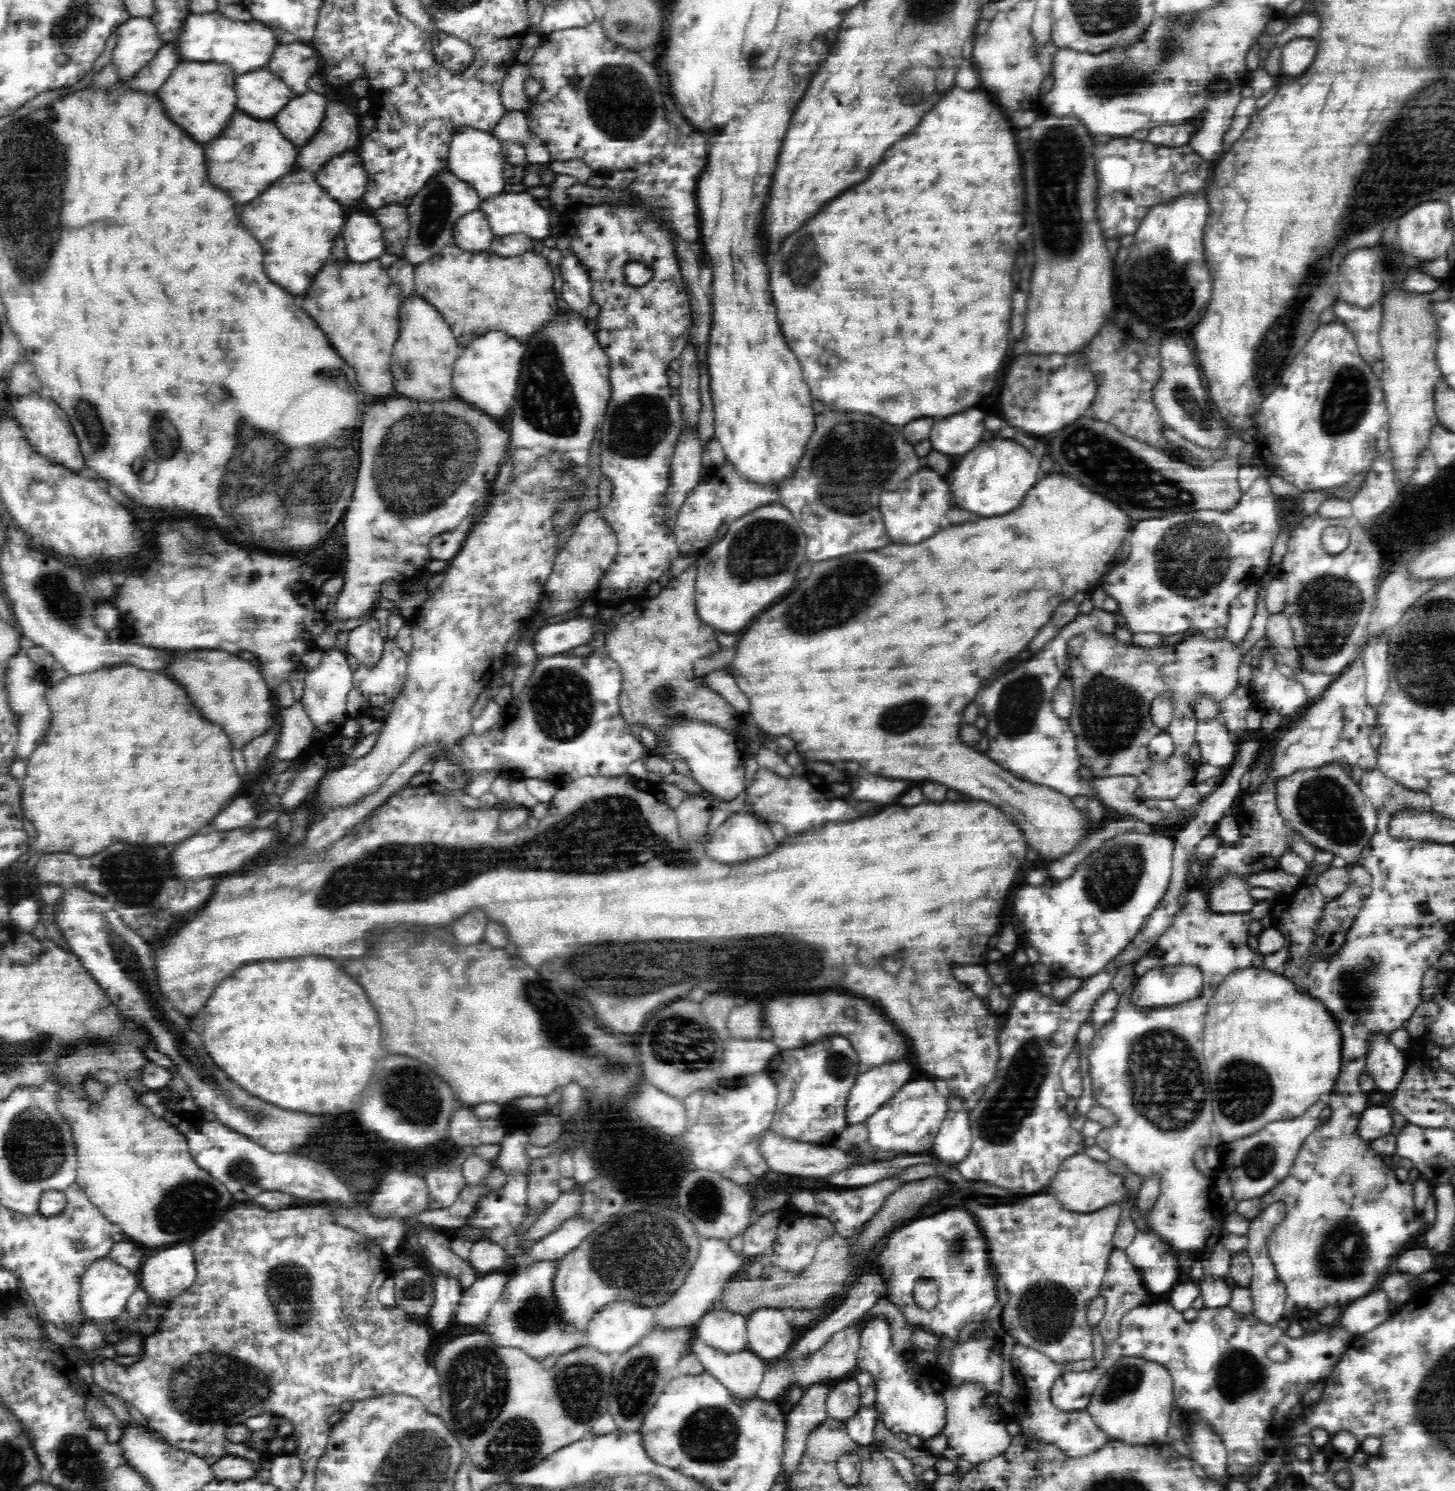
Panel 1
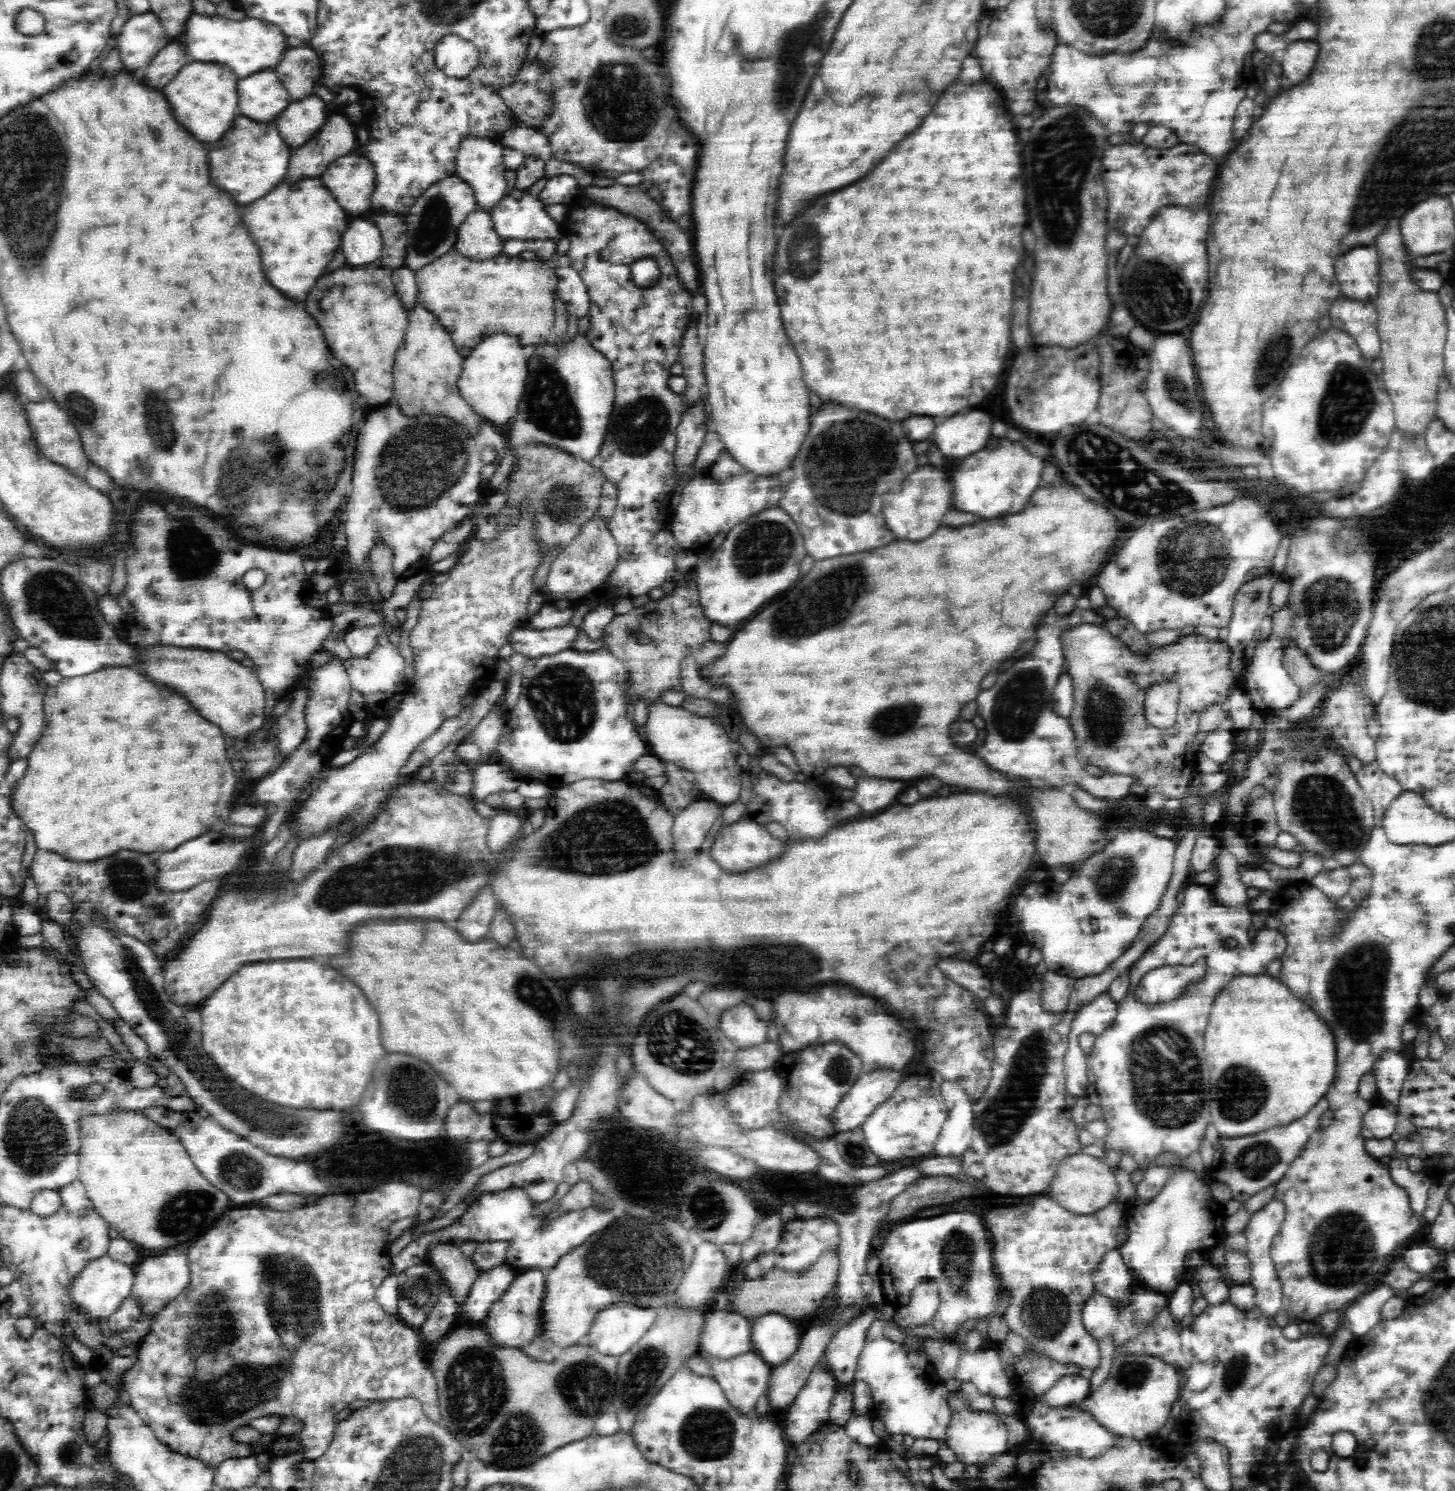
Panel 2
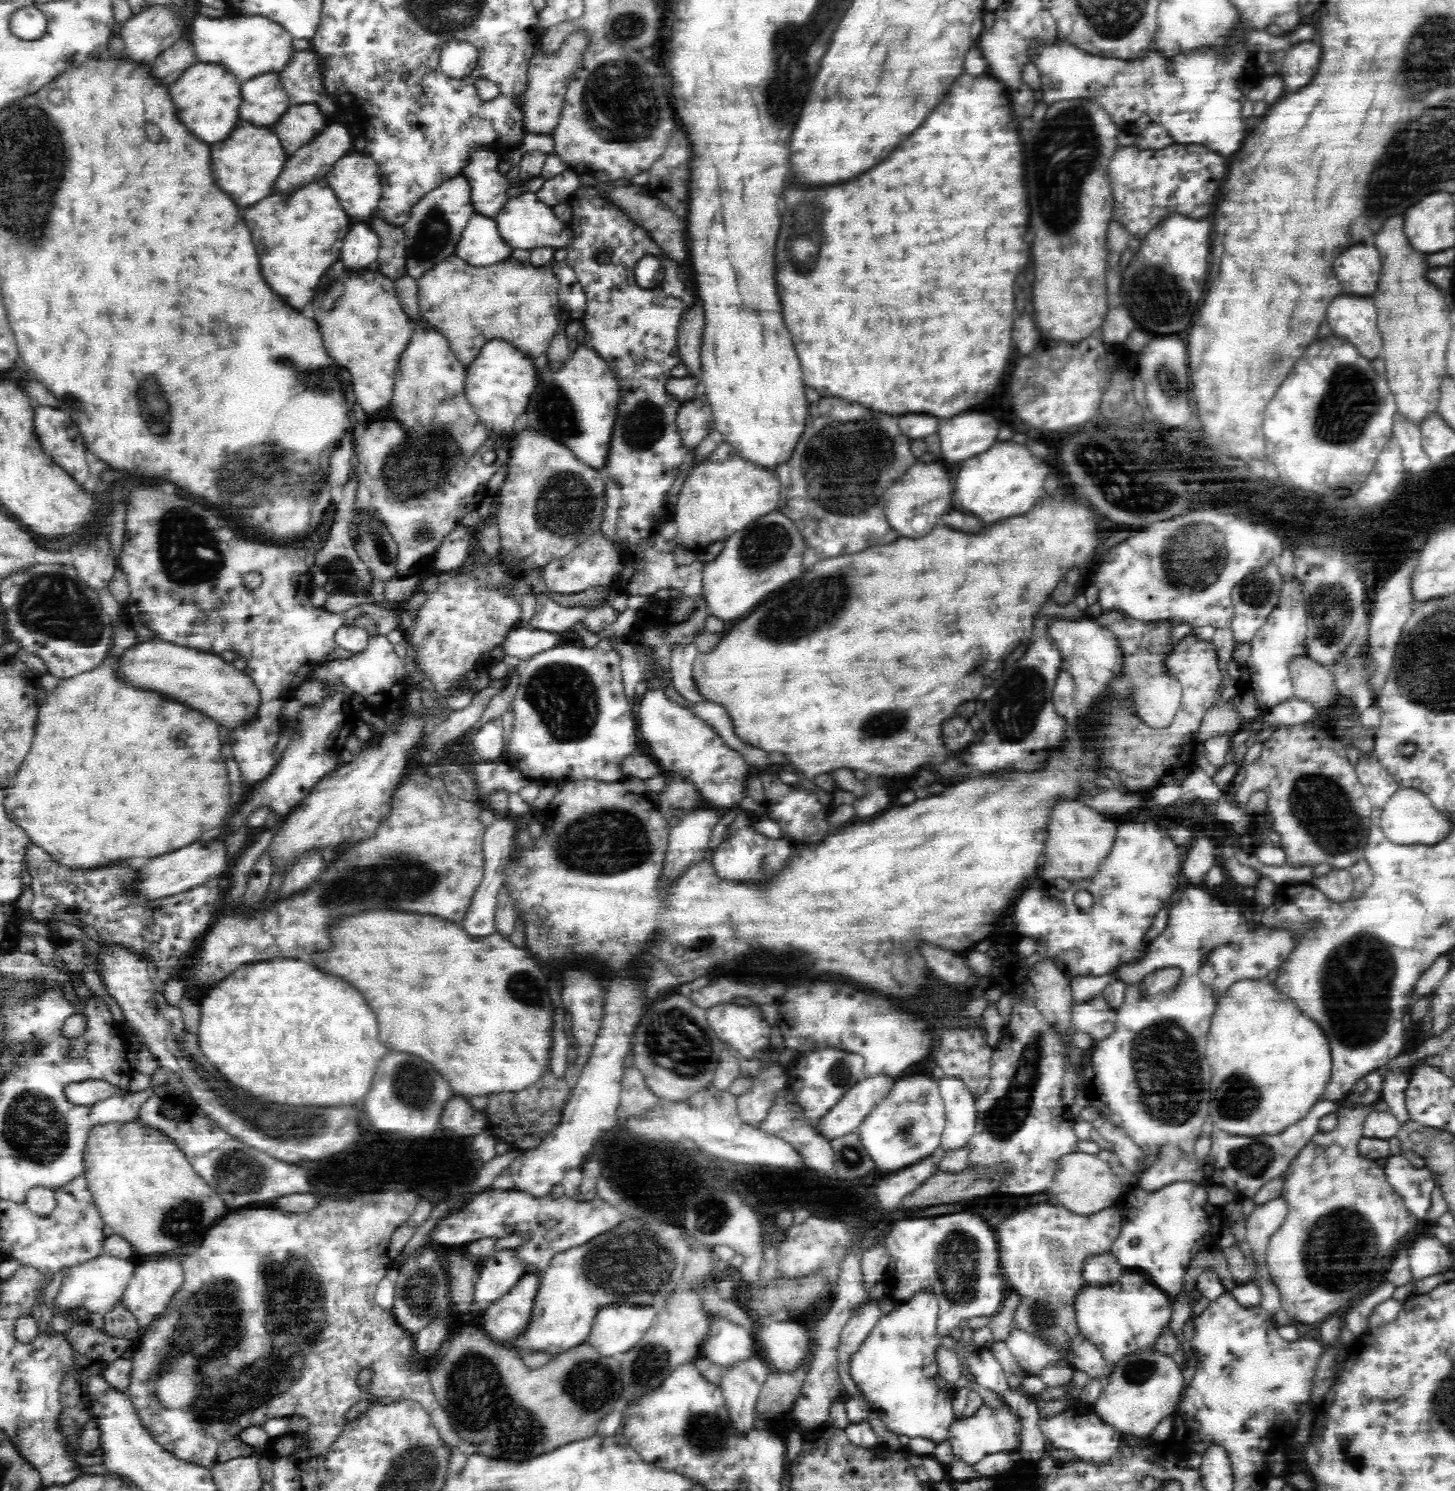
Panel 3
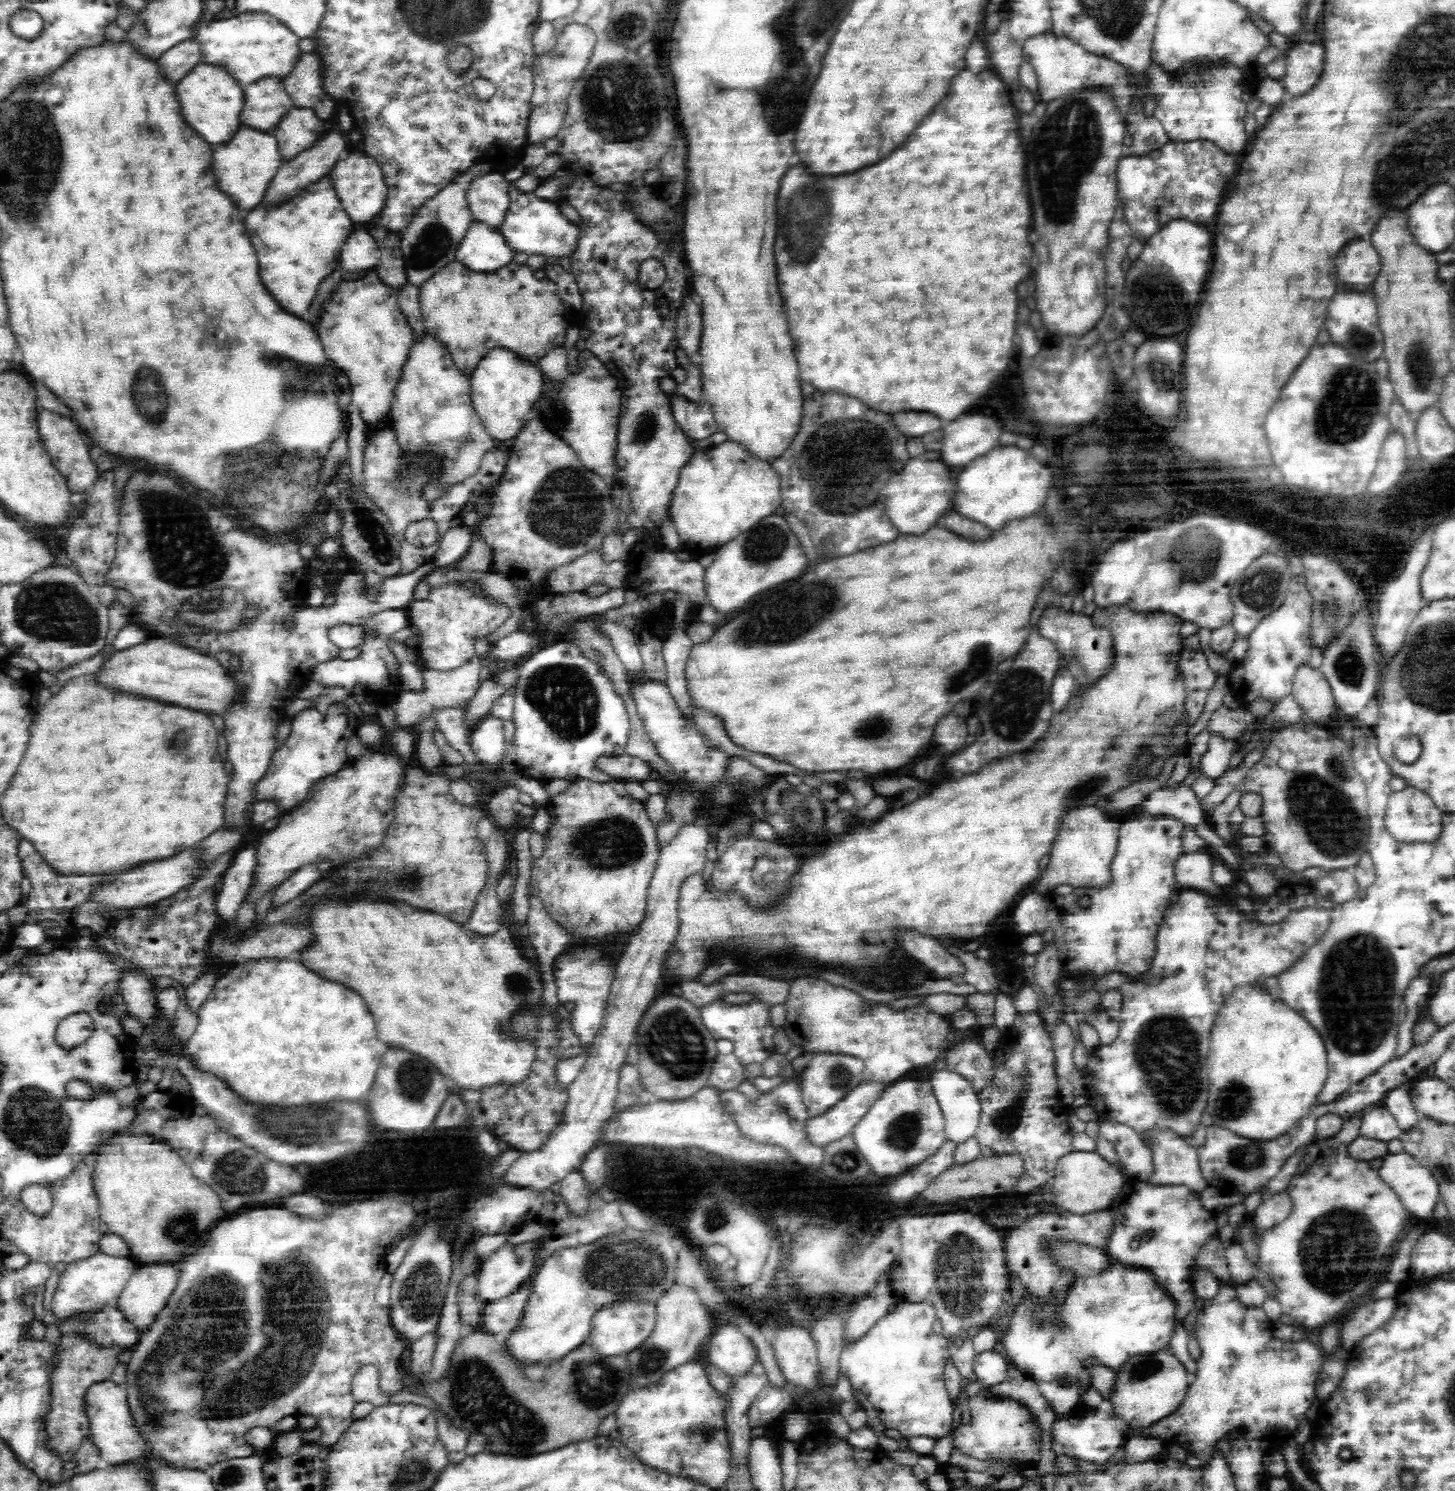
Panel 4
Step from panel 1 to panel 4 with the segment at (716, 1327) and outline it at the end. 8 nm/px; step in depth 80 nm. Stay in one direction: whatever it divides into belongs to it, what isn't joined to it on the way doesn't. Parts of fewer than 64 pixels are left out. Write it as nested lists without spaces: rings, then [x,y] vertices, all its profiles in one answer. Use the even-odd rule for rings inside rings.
[[[727,1322],[712,1332],[712,1340],[708,1342],[708,1364],[720,1368],[733,1380],[750,1374],[758,1361],[756,1347],[740,1331]]]

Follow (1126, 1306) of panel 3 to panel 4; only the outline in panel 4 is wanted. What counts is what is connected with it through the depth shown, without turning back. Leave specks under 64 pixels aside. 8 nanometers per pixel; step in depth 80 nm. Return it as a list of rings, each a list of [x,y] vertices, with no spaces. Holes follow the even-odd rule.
[[[1114,1262],[1097,1276],[1074,1278],[1060,1307],[1042,1307],[1040,1310],[1036,1307],[1035,1300],[1025,1293],[1018,1306],[1010,1312],[1003,1343],[1016,1369],[1032,1381],[1057,1383],[1062,1386],[1070,1386],[1077,1382],[1079,1384],[1075,1385],[1081,1395],[1091,1388],[1090,1373],[1087,1372],[1086,1364],[1088,1358],[1100,1361],[1102,1365],[1118,1374],[1123,1364],[1133,1356],[1166,1349],[1173,1337],[1177,1321],[1176,1310],[1174,1300],[1149,1271]],[[1055,1314],[1058,1314],[1056,1322],[1051,1322],[1051,1317]]]

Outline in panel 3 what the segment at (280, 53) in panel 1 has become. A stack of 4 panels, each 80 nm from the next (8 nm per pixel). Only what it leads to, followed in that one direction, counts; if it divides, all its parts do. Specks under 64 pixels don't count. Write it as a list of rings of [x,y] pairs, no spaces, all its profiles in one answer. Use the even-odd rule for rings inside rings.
[[[312,50],[295,51],[278,76],[290,96],[291,105],[318,104],[318,109],[322,114],[326,112],[326,116],[338,110],[338,104],[326,94],[321,60]]]

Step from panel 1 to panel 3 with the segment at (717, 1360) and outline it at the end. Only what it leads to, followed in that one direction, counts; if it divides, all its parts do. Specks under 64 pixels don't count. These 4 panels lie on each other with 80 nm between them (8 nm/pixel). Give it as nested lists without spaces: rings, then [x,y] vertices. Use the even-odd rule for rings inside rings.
[[[757,1355],[722,1370],[724,1376],[721,1389],[730,1421],[738,1433],[746,1433],[754,1420],[754,1406],[759,1390],[768,1379],[768,1368]]]

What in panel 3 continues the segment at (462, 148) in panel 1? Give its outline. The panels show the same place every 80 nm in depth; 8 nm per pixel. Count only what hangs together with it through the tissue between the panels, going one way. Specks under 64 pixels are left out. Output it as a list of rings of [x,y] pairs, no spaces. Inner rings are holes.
[[[478,147],[469,154],[461,174],[470,183],[470,203],[476,213],[494,220],[507,203],[510,182],[496,166],[501,156],[498,147]]]

